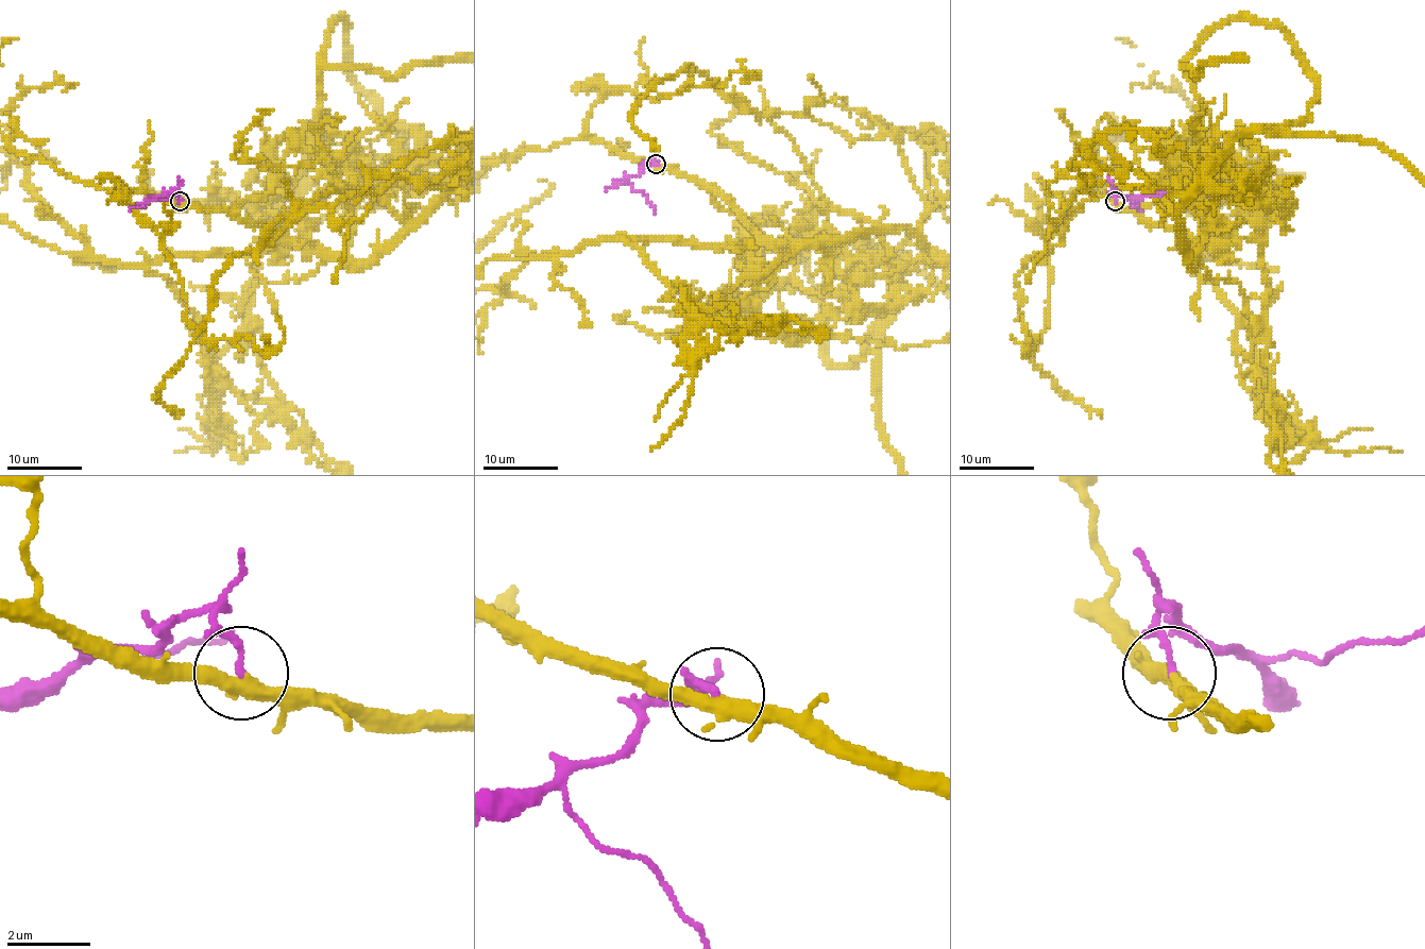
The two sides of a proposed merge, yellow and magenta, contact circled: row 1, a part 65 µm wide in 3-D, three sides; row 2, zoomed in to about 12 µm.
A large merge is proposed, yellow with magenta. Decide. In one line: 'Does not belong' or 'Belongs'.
Belongs

